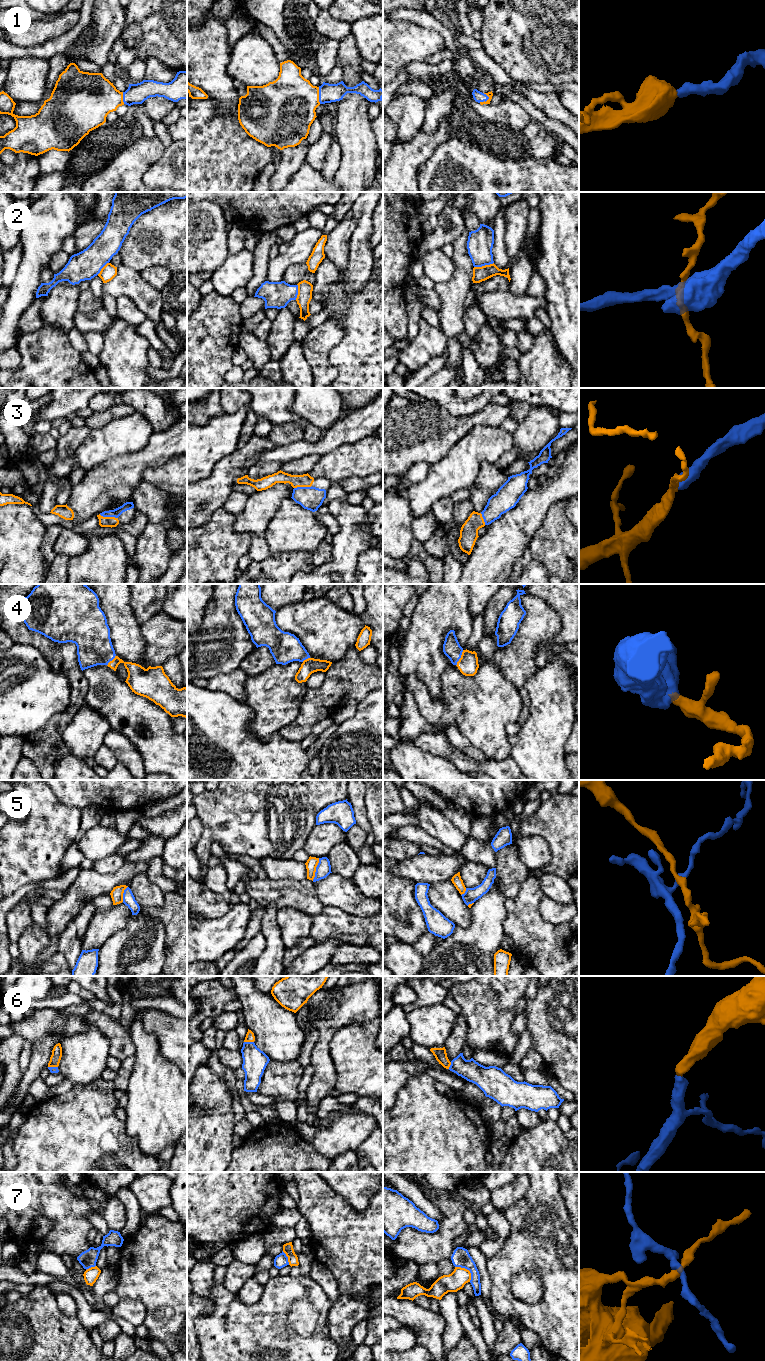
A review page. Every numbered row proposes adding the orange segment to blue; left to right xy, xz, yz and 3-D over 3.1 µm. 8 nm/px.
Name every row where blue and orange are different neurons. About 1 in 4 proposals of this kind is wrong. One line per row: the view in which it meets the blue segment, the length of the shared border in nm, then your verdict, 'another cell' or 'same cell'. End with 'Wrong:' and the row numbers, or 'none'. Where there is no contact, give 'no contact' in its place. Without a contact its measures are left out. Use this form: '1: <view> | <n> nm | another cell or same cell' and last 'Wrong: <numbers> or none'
1: xz | 140 nm | same cell
2: yz | 170 nm | another cell
3: xy | 160 nm | same cell
4: yz | 140 nm | same cell
5: xz | 190 nm | another cell
6: xz | 80 nm | same cell
7: yz | 180 nm | another cell
Wrong: 2, 5, 7

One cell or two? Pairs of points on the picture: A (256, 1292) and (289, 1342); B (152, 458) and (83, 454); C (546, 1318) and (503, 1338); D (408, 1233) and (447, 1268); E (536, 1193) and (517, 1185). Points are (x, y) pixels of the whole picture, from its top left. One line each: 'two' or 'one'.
A: two
B: two
C: two
D: two
E: two

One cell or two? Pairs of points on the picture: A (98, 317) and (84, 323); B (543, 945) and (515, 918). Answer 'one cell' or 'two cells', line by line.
A: one cell
B: one cell

